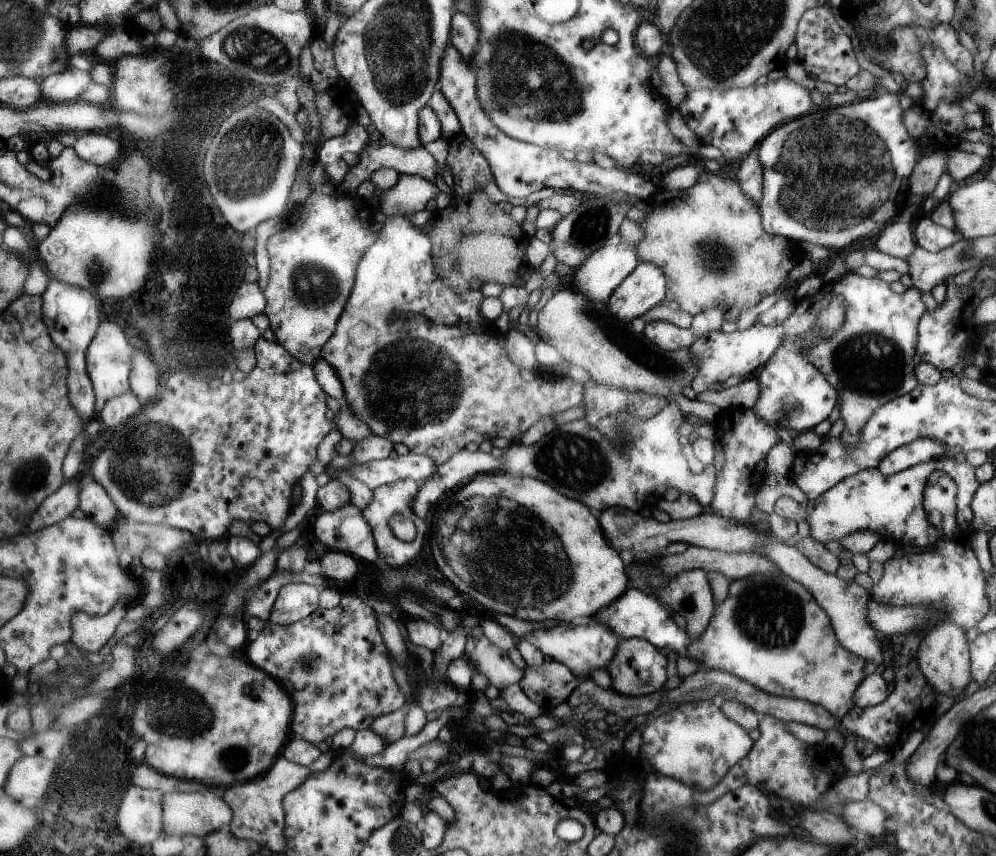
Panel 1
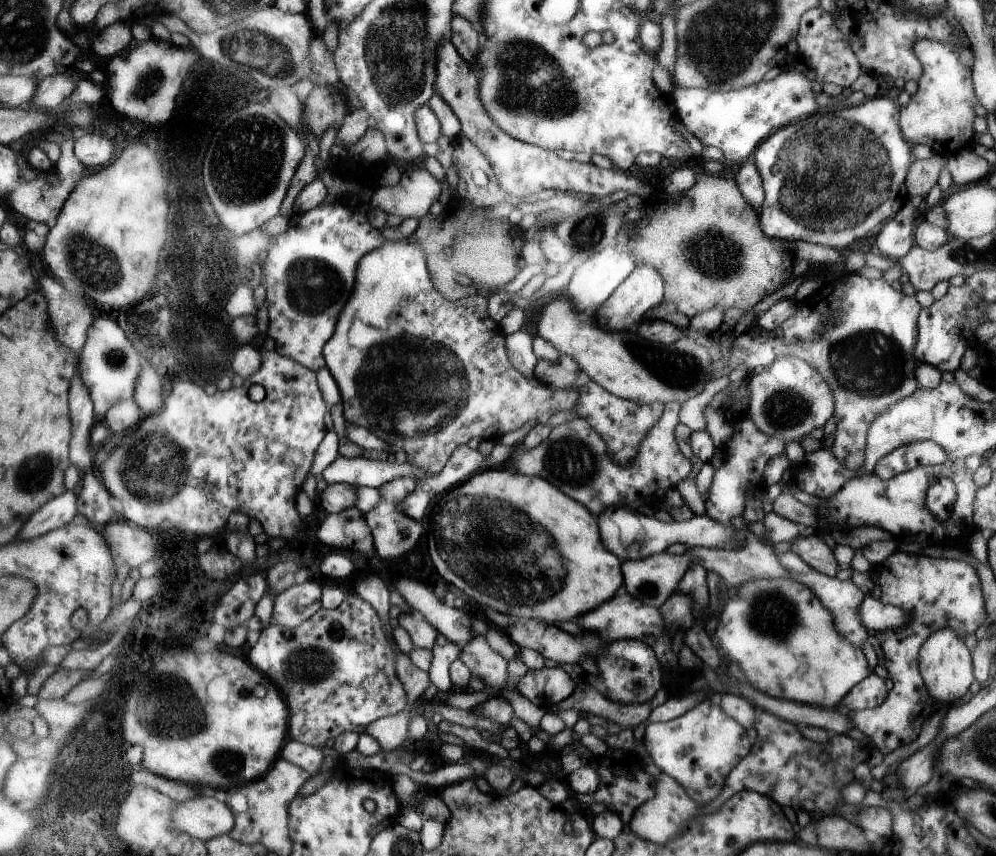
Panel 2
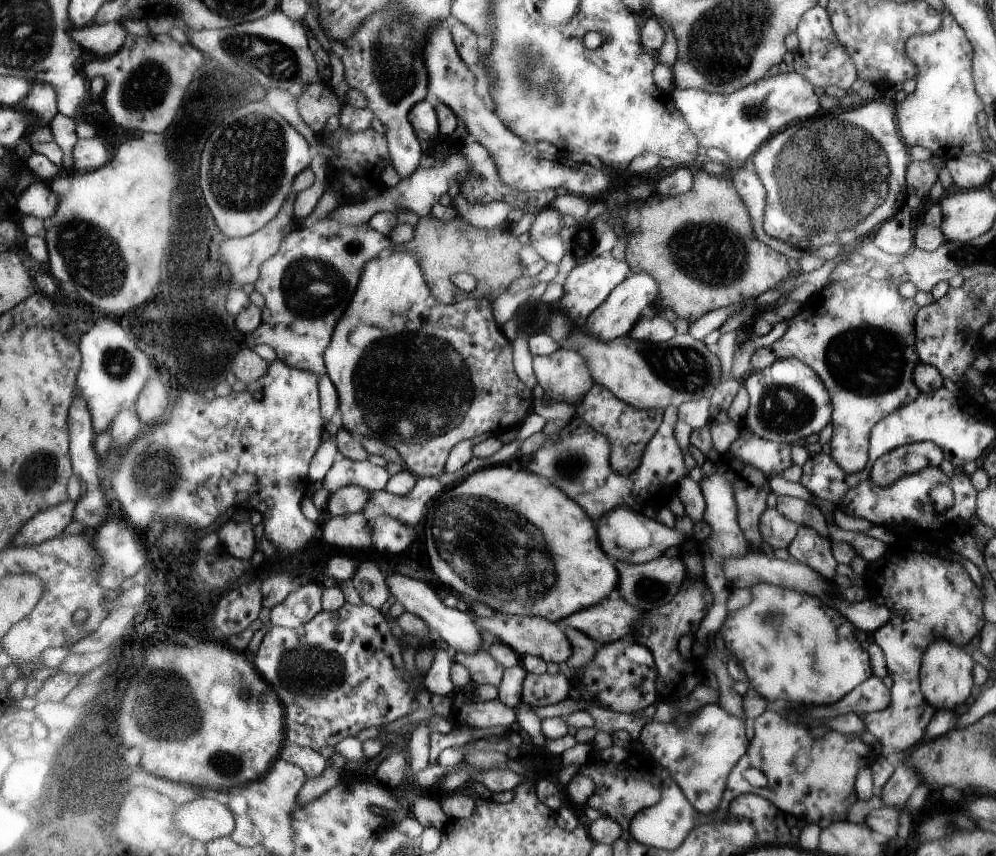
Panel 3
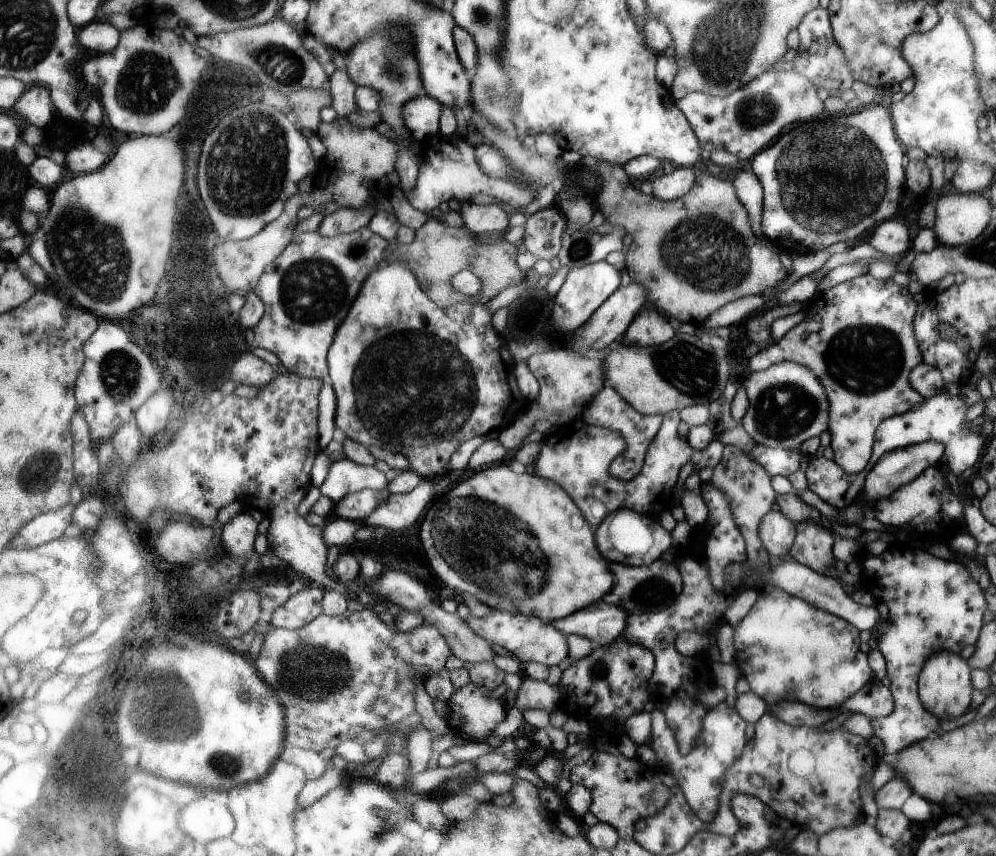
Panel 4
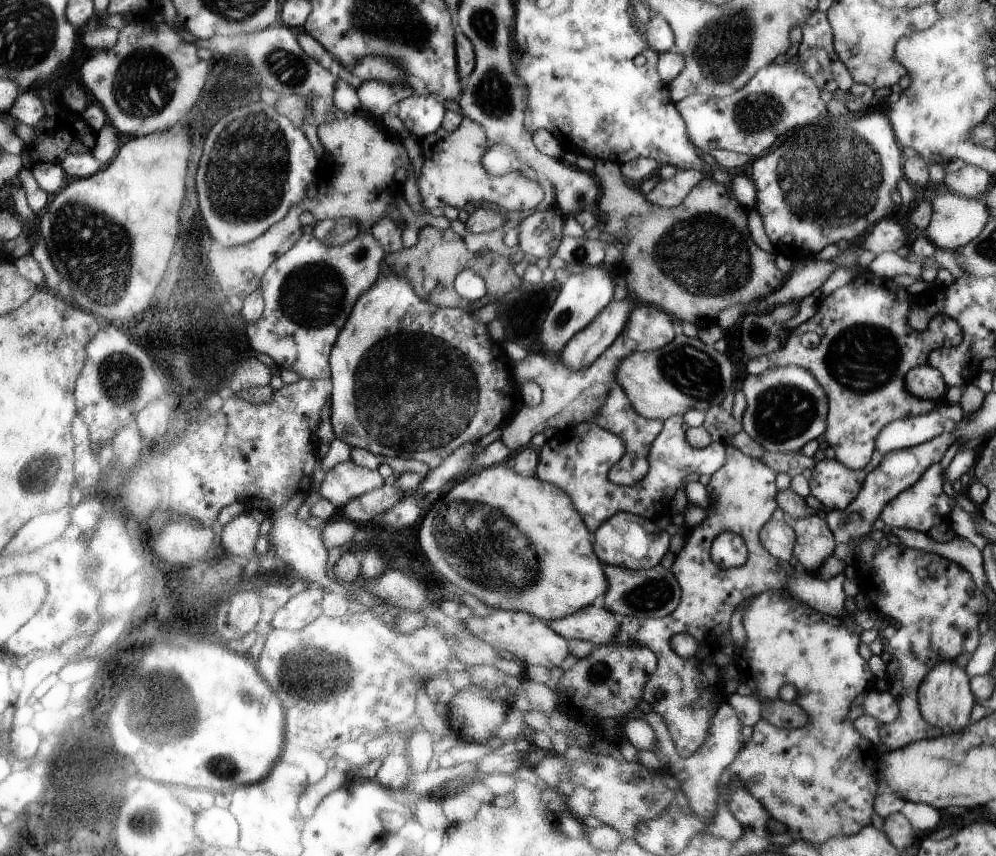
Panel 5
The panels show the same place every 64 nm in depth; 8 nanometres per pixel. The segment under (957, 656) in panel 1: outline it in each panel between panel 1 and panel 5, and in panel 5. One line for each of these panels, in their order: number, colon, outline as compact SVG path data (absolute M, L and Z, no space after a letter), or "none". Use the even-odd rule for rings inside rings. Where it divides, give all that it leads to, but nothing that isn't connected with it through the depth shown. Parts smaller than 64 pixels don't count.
2: M939 628L939 630L931 632L925 638L925 642L921 644L917 656L919 656L917 666L923 676L923 684L927 686L929 694L937 700L937 704L959 702L961 696L967 692L969 684L975 680L971 652L969 652L967 644L959 638L957 630L953 630L953 628Z
3: M935 638L921 654L921 668L919 668L919 680L921 680L921 692L929 704L933 704L937 710L953 706L961 706L963 700L969 696L969 688L973 682L973 666L975 656L967 654L965 648L949 642L947 638Z
4: M941 650L931 654L925 664L921 666L919 674L919 698L923 706L933 712L937 718L941 716L959 716L965 714L965 708L969 706L969 696L971 696L971 678L969 678L971 664L961 658L961 654L951 654L949 650Z
5: M955 660L935 662L935 666L925 674L923 682L919 684L917 698L919 698L919 712L929 724L935 724L939 728L945 724L951 724L955 726L955 732L967 726L969 712L975 706L973 702L975 696L969 690L969 674L965 672L965 668L959 668Z

